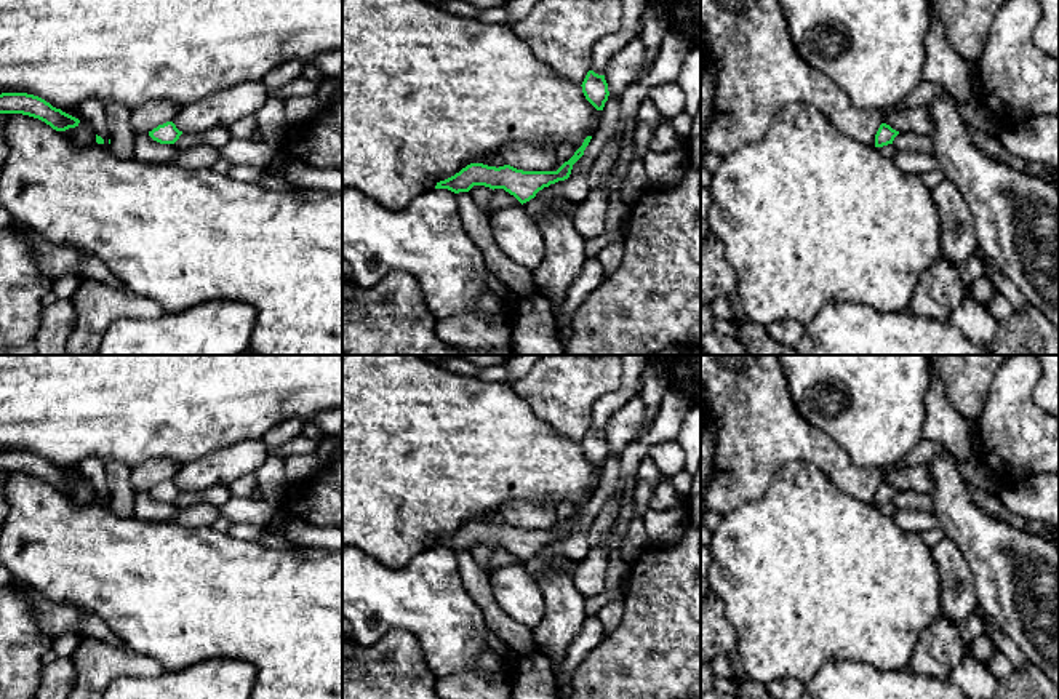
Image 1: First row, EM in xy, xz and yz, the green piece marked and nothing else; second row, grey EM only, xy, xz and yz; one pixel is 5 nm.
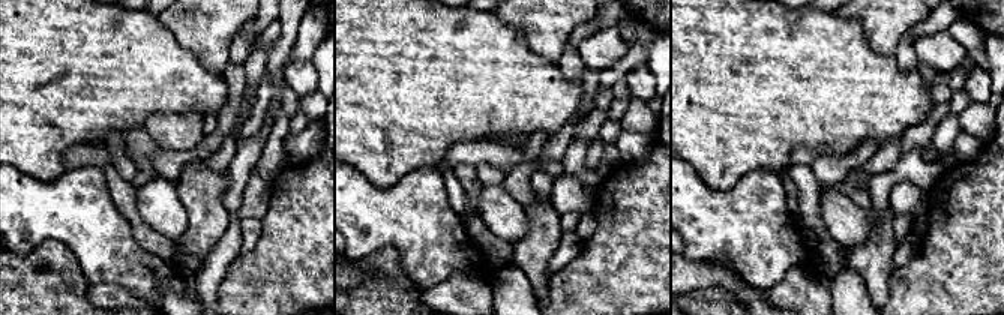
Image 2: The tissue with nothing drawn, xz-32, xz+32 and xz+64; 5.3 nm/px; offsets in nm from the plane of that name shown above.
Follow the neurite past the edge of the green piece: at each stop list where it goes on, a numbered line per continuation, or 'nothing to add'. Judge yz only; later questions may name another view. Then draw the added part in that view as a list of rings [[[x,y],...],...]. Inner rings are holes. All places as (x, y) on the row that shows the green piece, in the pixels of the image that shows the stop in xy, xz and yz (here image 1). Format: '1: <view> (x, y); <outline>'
nothing to add

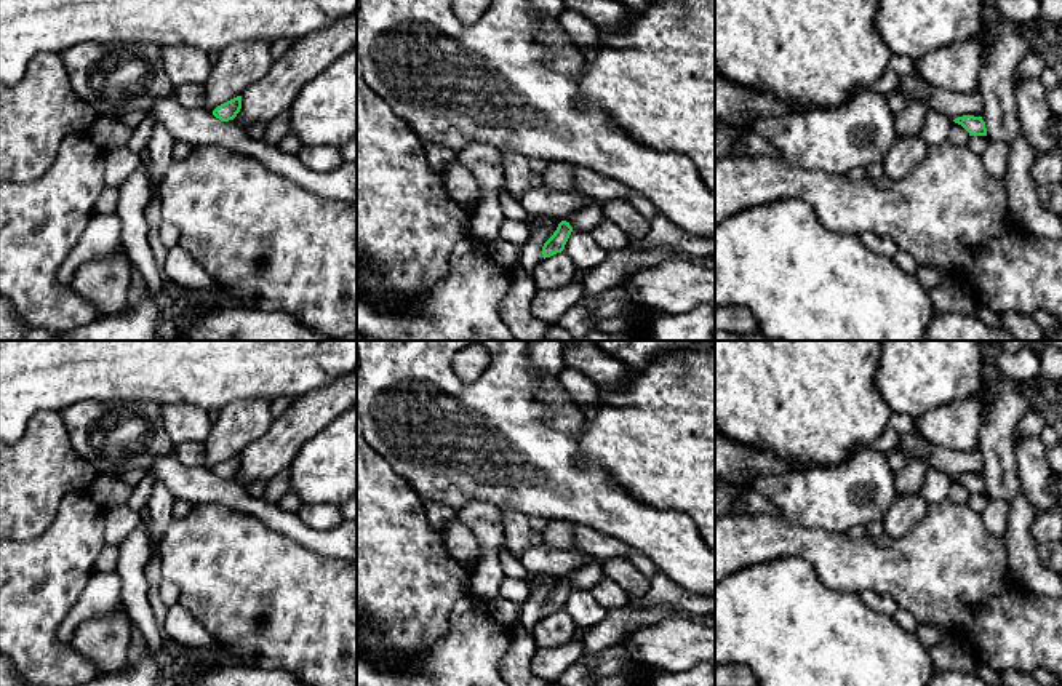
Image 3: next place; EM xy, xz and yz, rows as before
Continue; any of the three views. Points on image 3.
nothing to add

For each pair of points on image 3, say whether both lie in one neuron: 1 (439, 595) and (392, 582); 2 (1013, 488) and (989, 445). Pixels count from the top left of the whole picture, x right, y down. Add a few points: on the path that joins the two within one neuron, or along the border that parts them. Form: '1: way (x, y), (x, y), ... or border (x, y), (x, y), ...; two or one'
1: way (427, 586), (403, 584); one
2: way (1002, 477), (998, 456); one

